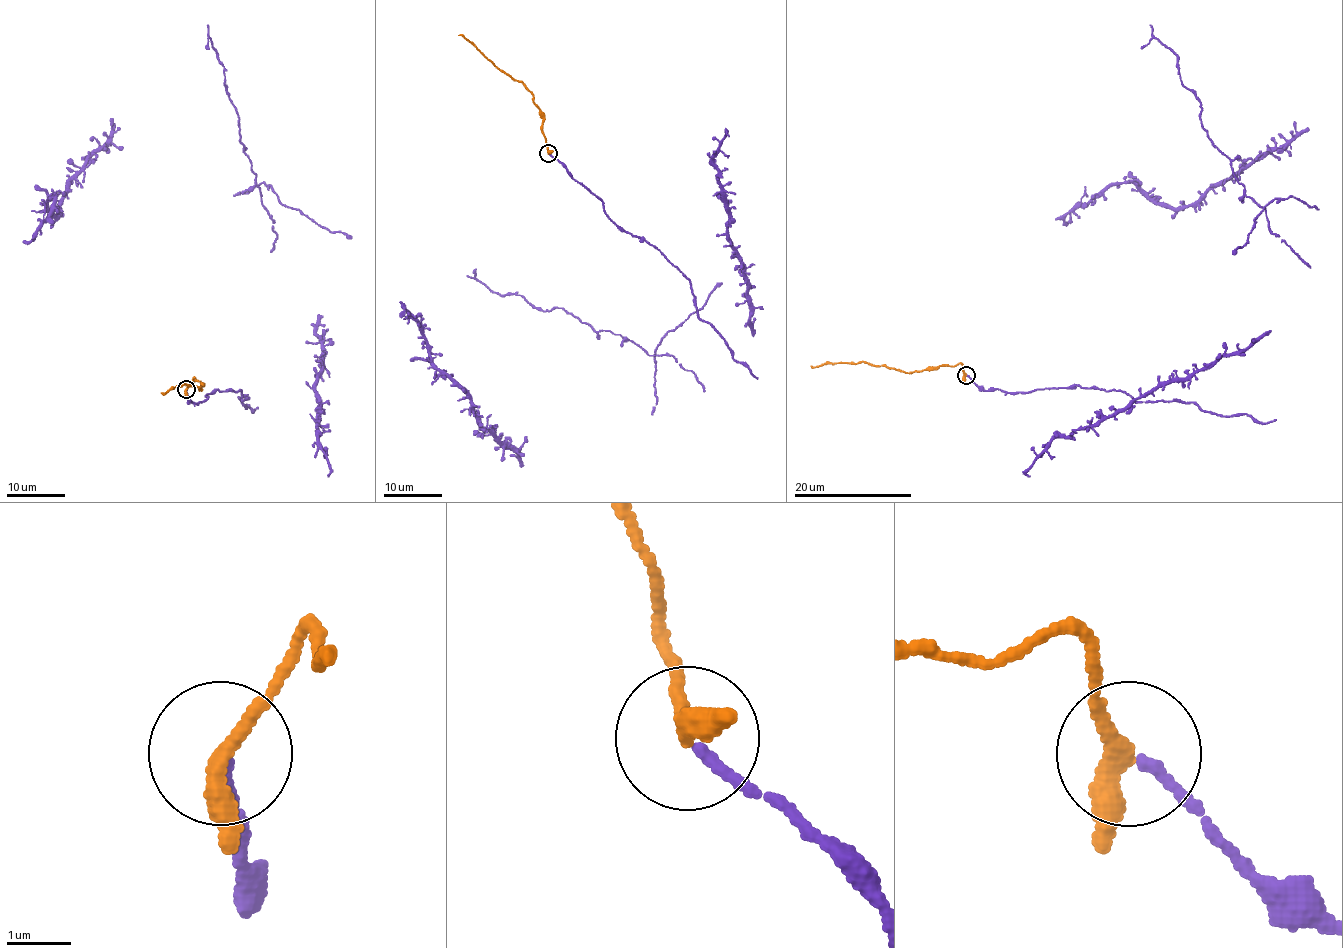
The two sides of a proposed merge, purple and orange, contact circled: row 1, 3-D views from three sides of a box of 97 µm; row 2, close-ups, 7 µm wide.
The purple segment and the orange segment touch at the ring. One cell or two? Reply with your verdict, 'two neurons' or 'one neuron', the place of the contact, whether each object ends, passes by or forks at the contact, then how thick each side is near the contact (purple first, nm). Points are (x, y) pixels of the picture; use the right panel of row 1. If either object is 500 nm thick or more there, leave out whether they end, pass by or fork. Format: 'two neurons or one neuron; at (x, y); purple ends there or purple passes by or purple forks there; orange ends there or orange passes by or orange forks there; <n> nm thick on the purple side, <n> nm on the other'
one neuron; at (966, 375); purple ends there; orange passes by; 160 nm thick on the purple side, 280 nm on the other

